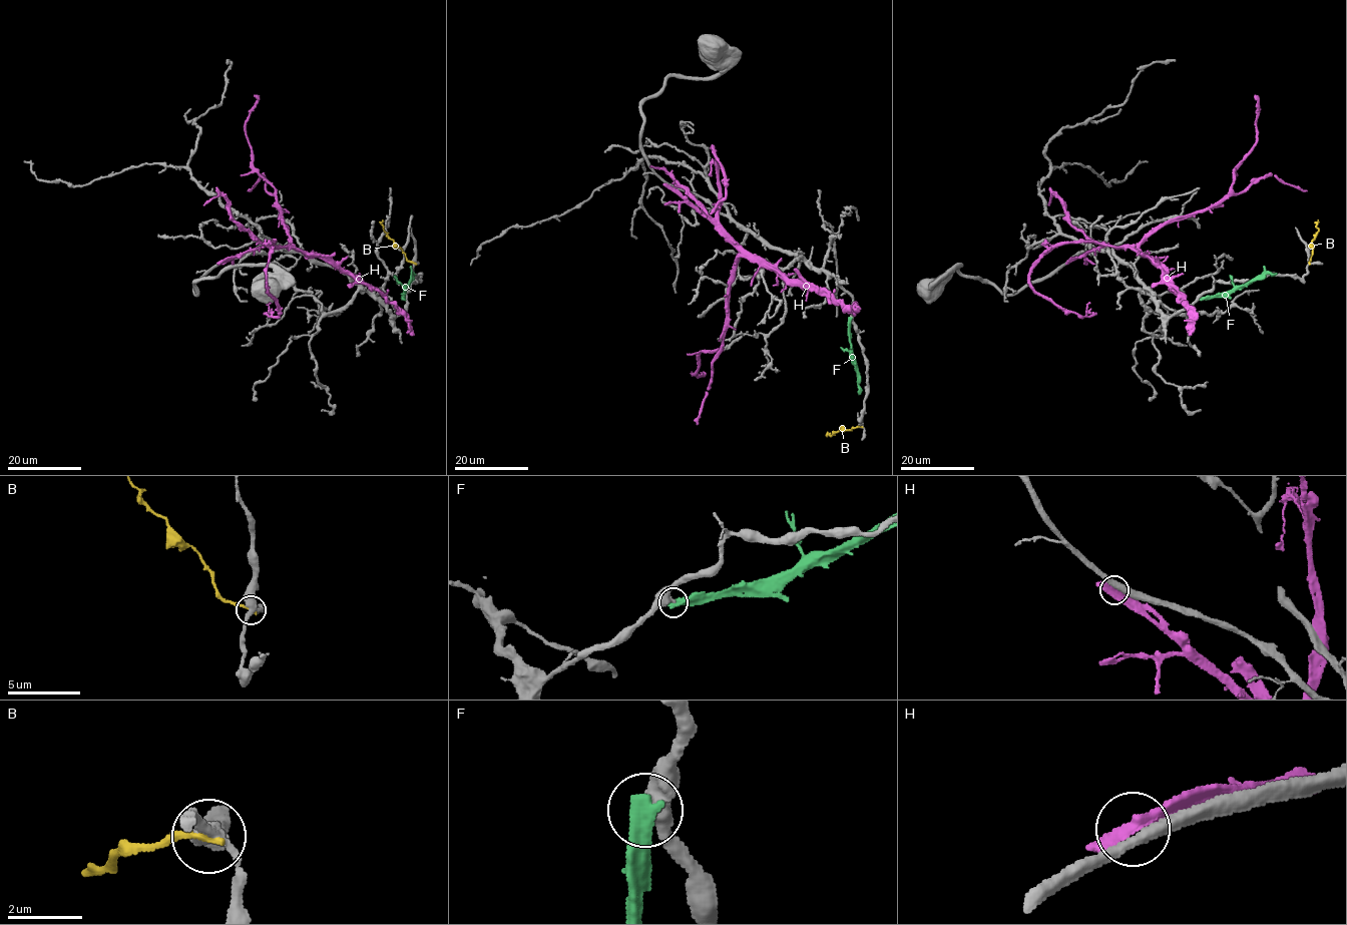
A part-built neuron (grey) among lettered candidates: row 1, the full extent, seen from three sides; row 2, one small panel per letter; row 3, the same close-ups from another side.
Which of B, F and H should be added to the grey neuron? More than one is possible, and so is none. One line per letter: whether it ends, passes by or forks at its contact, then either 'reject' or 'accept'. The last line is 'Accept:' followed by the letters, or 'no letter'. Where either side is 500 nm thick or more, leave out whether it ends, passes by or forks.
B: it ends; reject
F: reject
H: it passes by; reject
Accept: no letter

